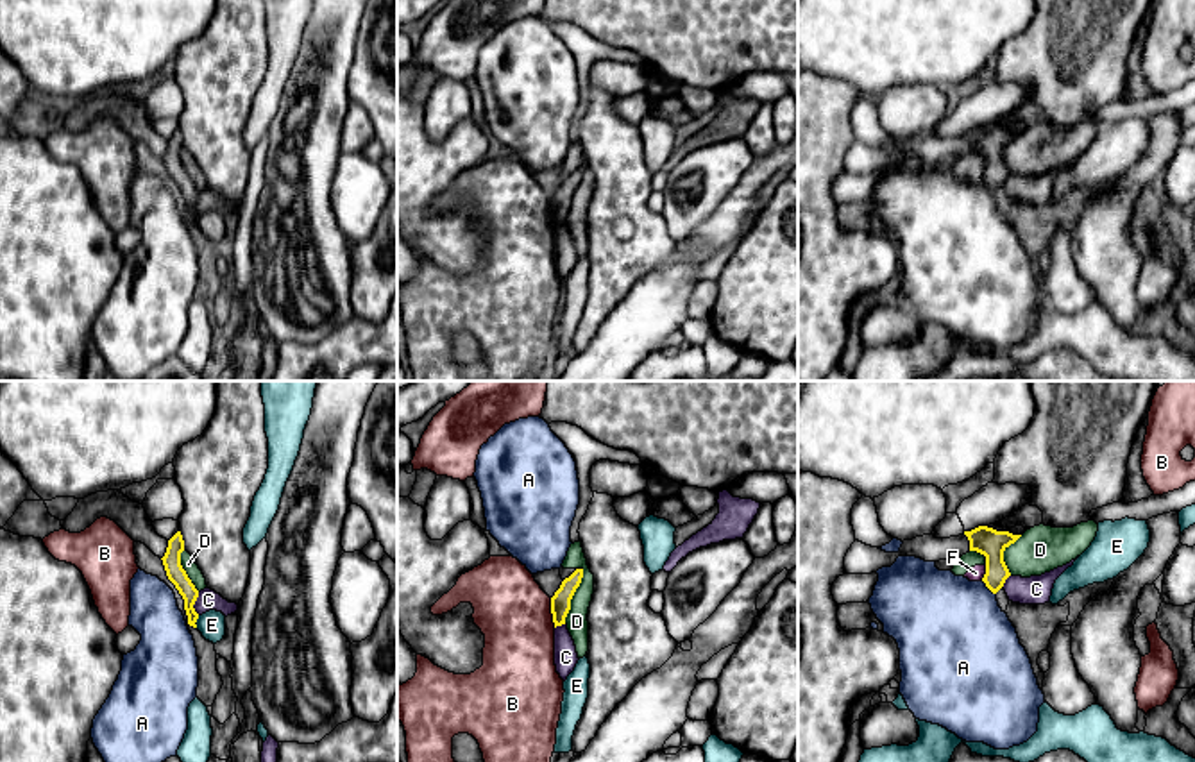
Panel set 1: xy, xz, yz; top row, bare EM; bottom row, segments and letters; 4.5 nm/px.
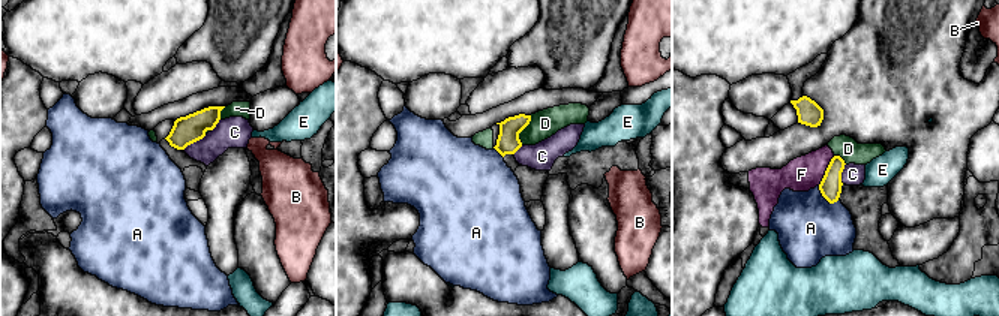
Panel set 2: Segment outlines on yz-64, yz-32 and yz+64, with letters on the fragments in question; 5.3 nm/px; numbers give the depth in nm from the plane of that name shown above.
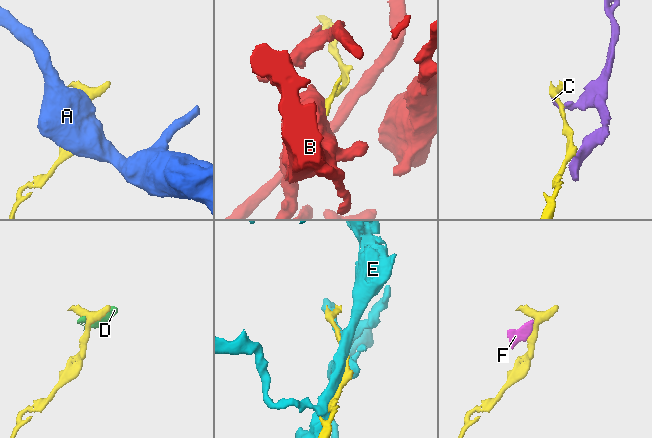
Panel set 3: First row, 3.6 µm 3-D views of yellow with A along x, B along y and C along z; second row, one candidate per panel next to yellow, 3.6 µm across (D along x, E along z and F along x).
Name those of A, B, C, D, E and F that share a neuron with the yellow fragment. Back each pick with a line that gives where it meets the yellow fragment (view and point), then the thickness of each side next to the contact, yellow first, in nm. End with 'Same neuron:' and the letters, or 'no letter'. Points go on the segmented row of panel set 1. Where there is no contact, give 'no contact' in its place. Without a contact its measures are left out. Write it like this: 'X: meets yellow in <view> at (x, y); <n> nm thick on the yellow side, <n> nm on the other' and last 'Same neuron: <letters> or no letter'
Same neuron: no letter

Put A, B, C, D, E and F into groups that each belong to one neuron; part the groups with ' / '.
A / B / C / D F / E

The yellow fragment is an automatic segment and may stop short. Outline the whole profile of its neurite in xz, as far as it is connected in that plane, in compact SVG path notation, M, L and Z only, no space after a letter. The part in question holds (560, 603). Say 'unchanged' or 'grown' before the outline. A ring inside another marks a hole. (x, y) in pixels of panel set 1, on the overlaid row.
unchanged; M576 569L569 578L565 578L560 588L551 597L551 614L555 628L565 624L565 617L571 610L571 599L580 587L583 578L583 569Z

